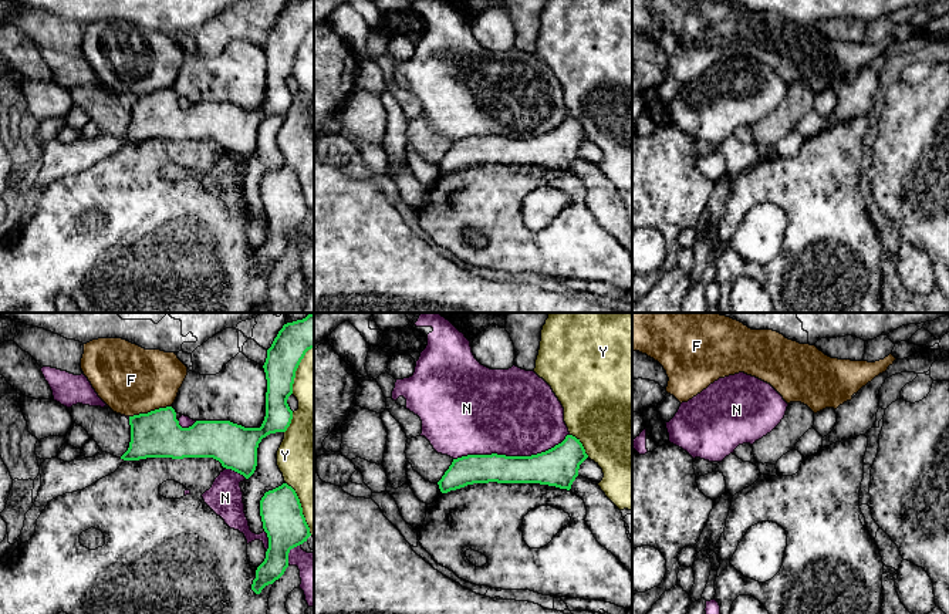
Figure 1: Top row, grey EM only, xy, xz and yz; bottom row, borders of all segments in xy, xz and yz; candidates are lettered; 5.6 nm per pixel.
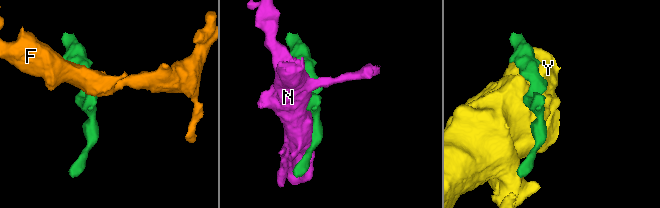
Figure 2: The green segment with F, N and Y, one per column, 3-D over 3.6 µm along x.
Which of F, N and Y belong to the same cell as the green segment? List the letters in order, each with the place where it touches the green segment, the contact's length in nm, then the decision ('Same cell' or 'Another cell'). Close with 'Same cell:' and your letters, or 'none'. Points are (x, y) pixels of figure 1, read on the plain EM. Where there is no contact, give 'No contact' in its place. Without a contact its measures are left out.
F: Touches green at xy (151, 93). Shared border 240 nm. Another cell
N: Touches green at xz (510, 138). Shared border 650 nm. Another cell
Y: Touches green at xz (581, 127). Shared border 170 nm. Another cell
Same cell: none

